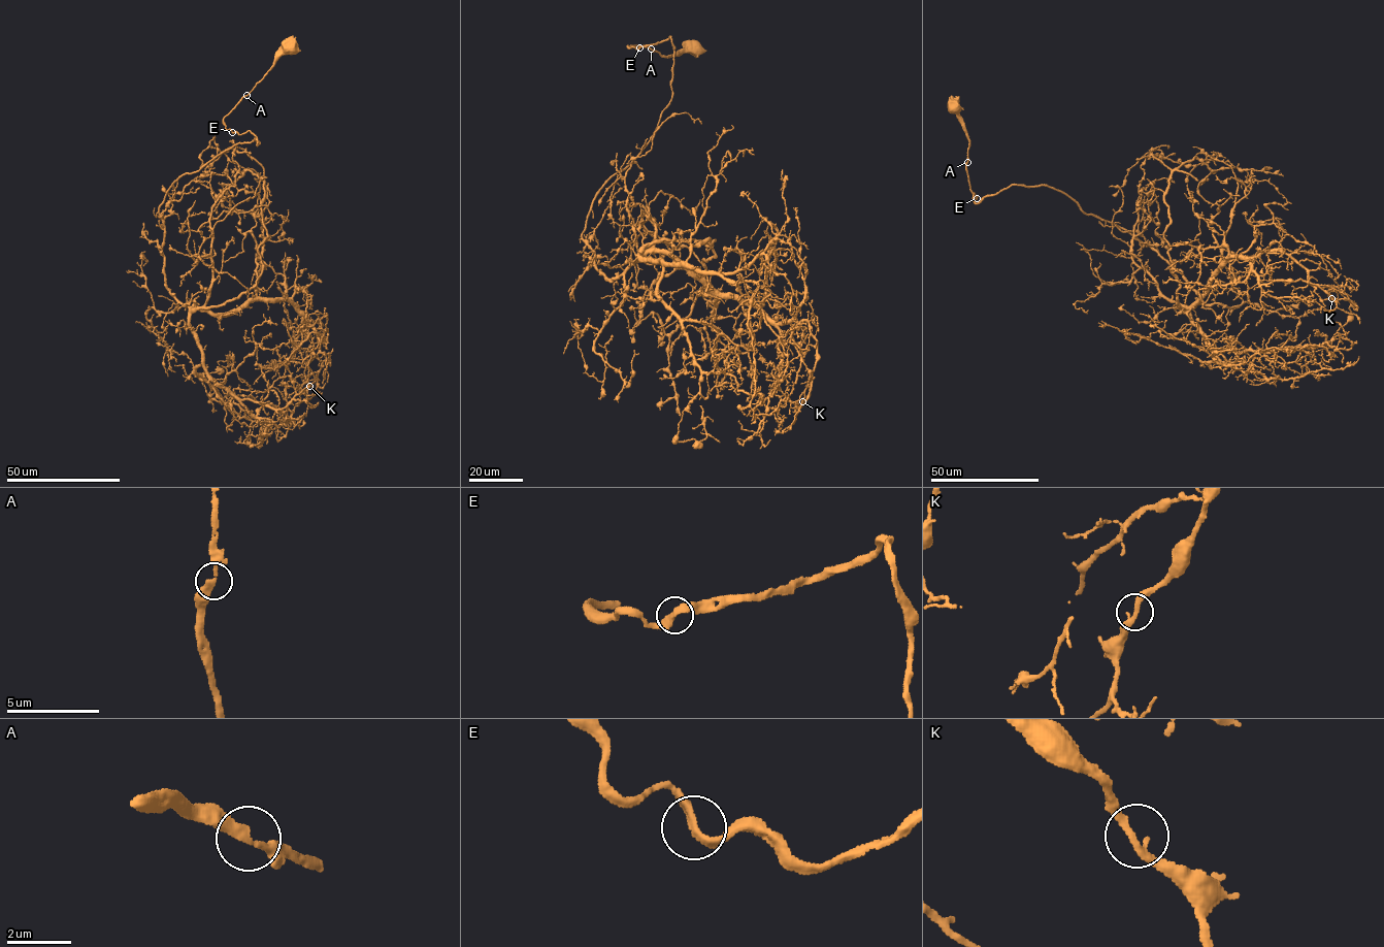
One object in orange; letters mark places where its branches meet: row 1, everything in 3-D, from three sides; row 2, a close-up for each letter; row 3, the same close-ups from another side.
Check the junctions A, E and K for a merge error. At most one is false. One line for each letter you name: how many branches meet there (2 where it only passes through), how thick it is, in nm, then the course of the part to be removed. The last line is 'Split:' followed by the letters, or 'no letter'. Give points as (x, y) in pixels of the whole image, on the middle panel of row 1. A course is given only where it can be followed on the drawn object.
Split: no letter

